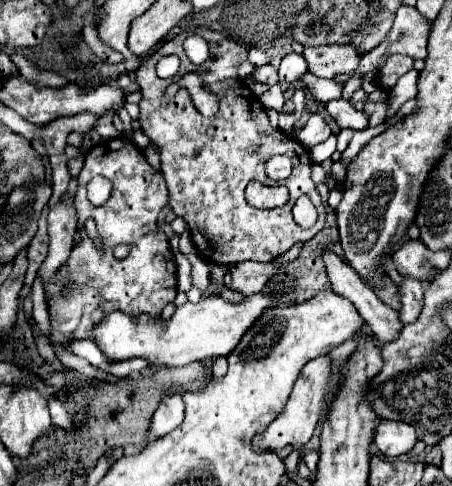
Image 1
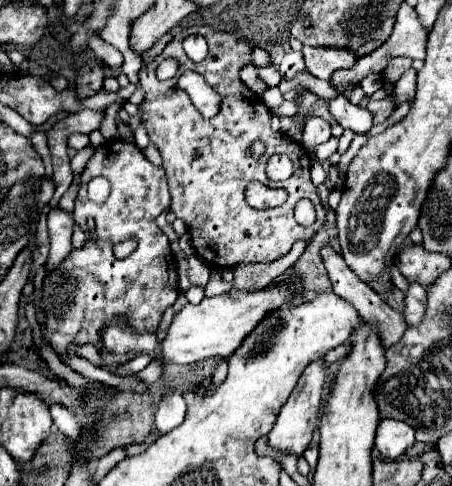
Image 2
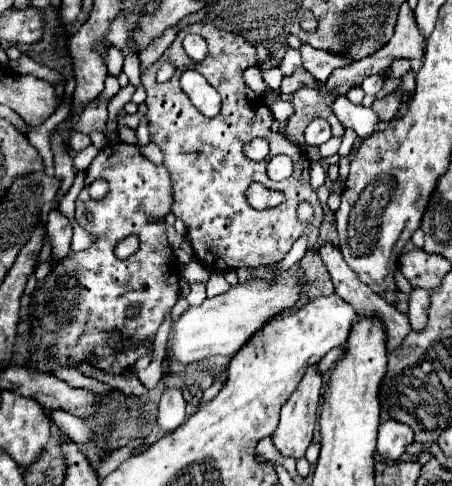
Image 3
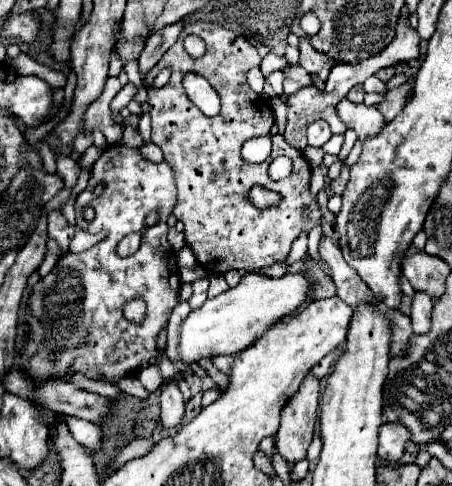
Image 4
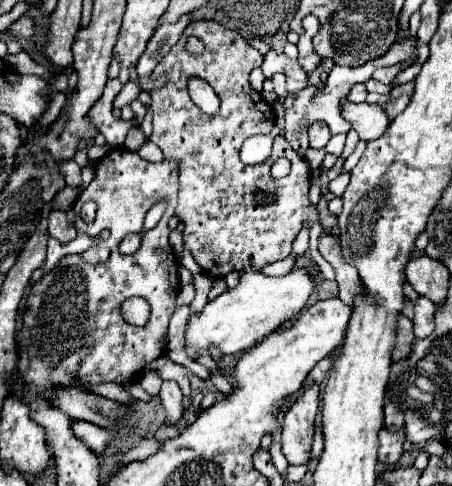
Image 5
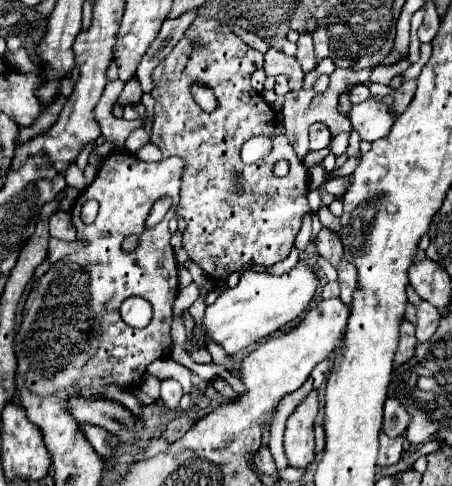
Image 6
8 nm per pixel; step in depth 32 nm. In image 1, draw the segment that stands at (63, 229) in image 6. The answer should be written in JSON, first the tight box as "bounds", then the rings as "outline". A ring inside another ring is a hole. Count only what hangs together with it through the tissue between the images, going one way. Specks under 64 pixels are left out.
{"bounds":[40,202,78,280],"outline":[[[62,202],[56,204],[48,212],[48,234],[50,234],[50,248],[48,256],[40,266],[42,280],[50,280],[54,272],[66,262],[70,256],[70,250],[74,246],[74,232],[78,228],[76,222],[76,210],[74,206],[64,206]]]}

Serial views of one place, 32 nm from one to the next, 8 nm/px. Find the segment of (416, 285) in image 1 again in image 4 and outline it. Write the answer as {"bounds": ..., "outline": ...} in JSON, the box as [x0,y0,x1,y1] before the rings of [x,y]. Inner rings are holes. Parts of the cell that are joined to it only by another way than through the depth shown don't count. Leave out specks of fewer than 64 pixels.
{"bounds":[412,292,432,334],"outline":[[[416,292],[414,302],[412,302],[414,334],[430,332],[430,316],[432,316],[432,298],[424,292]]]}

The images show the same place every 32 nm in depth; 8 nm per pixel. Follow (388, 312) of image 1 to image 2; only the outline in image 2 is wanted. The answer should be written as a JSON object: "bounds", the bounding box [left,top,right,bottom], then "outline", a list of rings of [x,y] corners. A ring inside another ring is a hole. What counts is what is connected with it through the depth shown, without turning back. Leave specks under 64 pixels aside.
{"bounds":[320,246,408,348],"outline":[[[330,246],[322,248],[322,250],[320,250],[320,256],[322,256],[324,266],[326,266],[326,270],[328,270],[328,276],[330,276],[330,280],[332,280],[334,294],[338,294],[340,298],[344,298],[344,300],[348,300],[350,304],[354,304],[354,308],[358,310],[360,318],[366,320],[366,322],[370,322],[370,324],[374,324],[374,326],[378,328],[378,332],[380,332],[380,336],[382,336],[382,344],[384,344],[386,348],[390,348],[392,344],[398,344],[400,338],[404,336],[406,328],[408,328],[404,316],[400,316],[400,312],[396,312],[392,306],[388,306],[368,284],[364,284],[364,282],[348,268],[348,264],[346,264],[344,258],[342,258],[342,254],[338,254],[334,248],[330,248]]]}

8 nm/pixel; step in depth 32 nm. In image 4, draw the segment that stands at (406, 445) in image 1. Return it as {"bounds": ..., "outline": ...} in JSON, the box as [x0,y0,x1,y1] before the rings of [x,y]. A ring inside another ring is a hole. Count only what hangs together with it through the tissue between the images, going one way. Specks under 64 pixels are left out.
{"bounds":[378,424,410,464],"outline":[[[382,424],[378,456],[390,464],[398,462],[404,454],[404,444],[408,440],[410,440],[410,432],[402,424]]]}

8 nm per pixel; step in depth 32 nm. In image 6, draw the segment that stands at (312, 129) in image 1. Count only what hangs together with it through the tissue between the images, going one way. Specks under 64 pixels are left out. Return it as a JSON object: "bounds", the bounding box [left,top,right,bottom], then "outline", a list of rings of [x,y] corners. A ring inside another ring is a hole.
{"bounds":[308,122,332,152],"outline":[[[322,122],[312,124],[312,128],[310,128],[310,148],[308,150],[310,152],[322,150],[330,144],[330,140],[332,140],[332,136],[330,136],[330,130],[328,130],[326,124],[322,124]]]}

